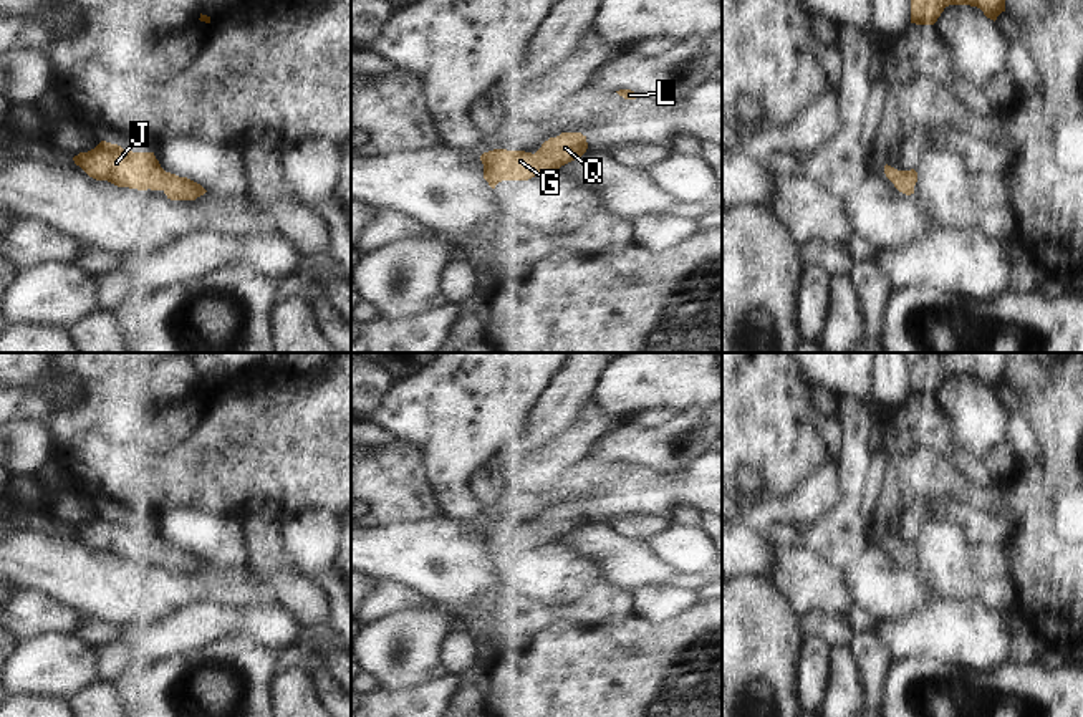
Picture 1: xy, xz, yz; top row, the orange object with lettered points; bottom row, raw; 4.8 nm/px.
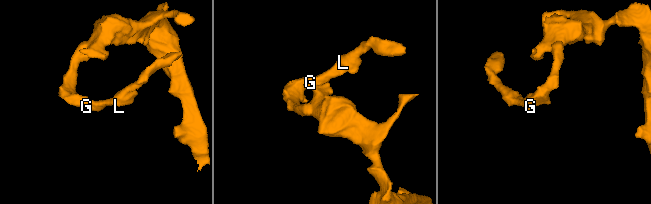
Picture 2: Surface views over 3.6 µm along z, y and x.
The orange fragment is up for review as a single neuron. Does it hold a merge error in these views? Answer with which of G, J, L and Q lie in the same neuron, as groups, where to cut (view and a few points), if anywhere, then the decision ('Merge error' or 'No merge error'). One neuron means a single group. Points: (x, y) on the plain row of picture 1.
Groups: G J L Q. No split. No merge error.

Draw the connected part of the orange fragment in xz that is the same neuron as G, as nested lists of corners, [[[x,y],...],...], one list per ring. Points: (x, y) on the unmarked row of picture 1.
[[[561,503],[550,508],[532,525],[525,522],[493,520],[484,523],[484,550],[492,560],[502,551],[528,551],[538,545],[550,545],[581,528],[588,520],[581,503]]]

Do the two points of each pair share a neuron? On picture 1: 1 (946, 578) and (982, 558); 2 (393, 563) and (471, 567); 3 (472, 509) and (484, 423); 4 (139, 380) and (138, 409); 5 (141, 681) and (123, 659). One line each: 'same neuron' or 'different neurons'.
1: different neurons
2: same neuron
3: same neuron
4: same neuron
5: different neurons

